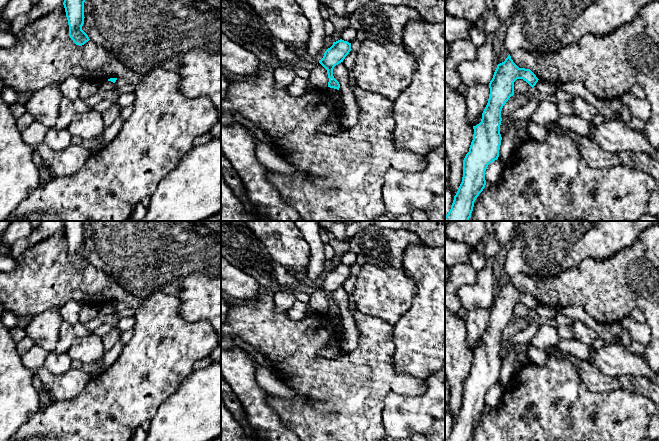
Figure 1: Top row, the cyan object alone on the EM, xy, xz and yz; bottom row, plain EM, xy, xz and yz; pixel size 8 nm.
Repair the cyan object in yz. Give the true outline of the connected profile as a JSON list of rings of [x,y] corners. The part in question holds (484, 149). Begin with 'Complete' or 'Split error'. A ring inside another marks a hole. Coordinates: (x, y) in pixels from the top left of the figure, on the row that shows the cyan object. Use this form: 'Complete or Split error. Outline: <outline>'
Complete. Outline: [[[509,54],[504,62],[497,65],[489,83],[488,103],[481,122],[473,126],[473,140],[463,160],[462,182],[445,221],[469,221],[474,202],[486,185],[485,171],[499,157],[501,111],[514,95],[514,82],[517,79],[523,79],[532,88],[539,80],[530,69],[519,68]]]

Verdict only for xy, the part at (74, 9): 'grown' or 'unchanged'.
unchanged

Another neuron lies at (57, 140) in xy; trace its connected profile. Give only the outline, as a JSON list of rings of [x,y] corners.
[[[50,128],[45,135],[43,143],[45,143],[53,151],[61,151],[72,144],[73,135],[67,128],[55,129]]]

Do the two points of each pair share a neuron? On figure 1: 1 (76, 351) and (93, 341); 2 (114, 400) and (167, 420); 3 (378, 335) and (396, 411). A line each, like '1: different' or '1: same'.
1: same
2: different
3: different

